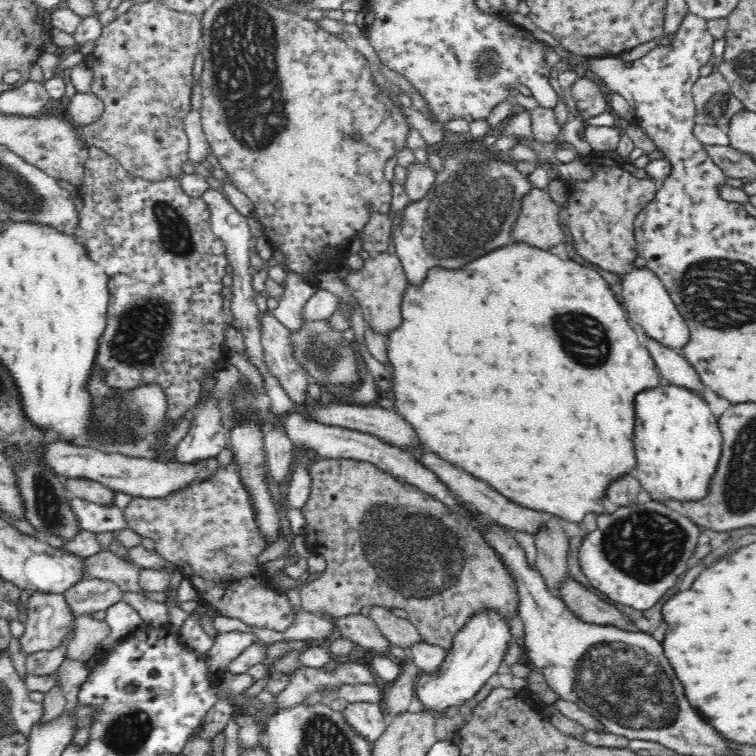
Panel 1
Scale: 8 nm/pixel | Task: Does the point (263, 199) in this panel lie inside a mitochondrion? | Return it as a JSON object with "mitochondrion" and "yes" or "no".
{"mitochondrion":"no"}

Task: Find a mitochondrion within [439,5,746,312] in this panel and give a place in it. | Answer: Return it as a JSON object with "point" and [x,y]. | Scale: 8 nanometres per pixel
{"point":[719,104]}

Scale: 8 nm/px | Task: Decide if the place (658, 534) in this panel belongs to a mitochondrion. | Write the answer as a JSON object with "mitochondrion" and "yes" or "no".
{"mitochondrion":"yes"}

